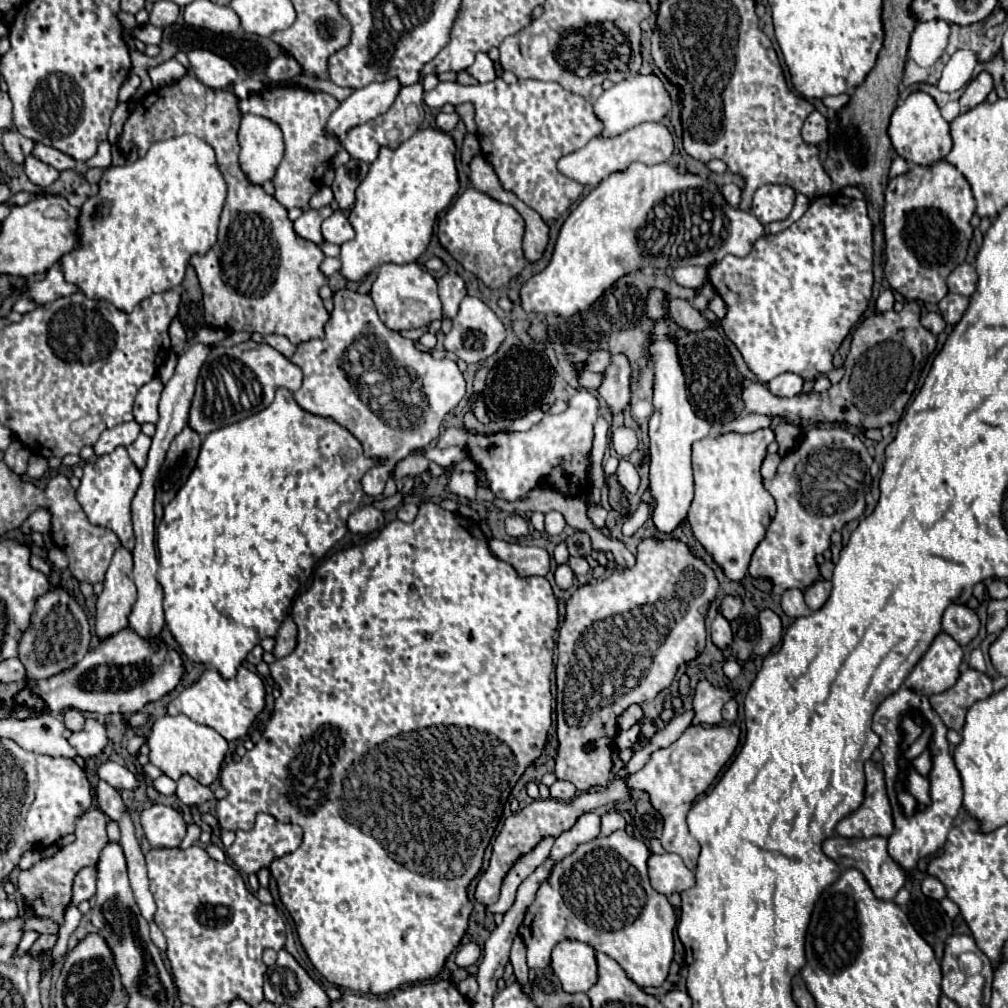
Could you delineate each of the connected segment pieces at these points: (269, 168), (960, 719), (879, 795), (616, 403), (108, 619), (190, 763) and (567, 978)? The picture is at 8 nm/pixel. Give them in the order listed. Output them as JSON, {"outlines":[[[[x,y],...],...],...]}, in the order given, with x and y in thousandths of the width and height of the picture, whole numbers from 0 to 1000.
{"outlines":[[[[239,114],[237,164],[251,184],[271,178],[281,158],[281,132],[257,114]]],[[[959,664],[953,668],[953,672],[943,684],[932,689],[924,689],[922,695],[941,723],[953,725],[957,717],[957,707],[961,705],[961,701],[969,695],[983,691],[983,688],[985,688],[983,672],[977,668]]],[[[858,757],[858,793],[856,797],[830,816],[830,828],[834,830],[882,830],[886,824],[884,799],[878,785],[878,767],[874,757]]],[[[618,350],[606,352],[606,360],[600,366],[600,376],[592,390],[602,398],[608,410],[616,410],[618,404],[624,400],[624,376],[626,376],[624,356]]],[[[118,543],[112,549],[110,561],[106,564],[106,570],[102,576],[102,588],[96,592],[96,610],[94,610],[96,618],[94,618],[94,622],[96,622],[96,630],[100,634],[114,630],[116,626],[126,622],[126,606],[130,606],[130,598],[134,598],[134,578],[132,578],[130,570],[132,570],[132,551],[128,545]]],[[[186,709],[158,711],[152,717],[146,739],[150,743],[150,747],[148,747],[150,757],[156,759],[164,769],[168,769],[170,773],[176,775],[180,769],[186,767],[186,769],[197,773],[197,777],[201,777],[201,779],[209,779],[215,773],[215,769],[219,765],[219,757],[227,743],[227,737],[213,723],[191,717]]],[[[574,934],[553,936],[547,945],[547,961],[555,969],[559,983],[582,983],[592,971],[590,941]]]]}

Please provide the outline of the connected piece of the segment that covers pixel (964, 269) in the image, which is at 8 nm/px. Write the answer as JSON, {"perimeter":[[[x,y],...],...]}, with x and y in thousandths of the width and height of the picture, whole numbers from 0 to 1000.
{"perimeter":[[[961,261],[949,263],[943,273],[939,275],[939,285],[943,291],[951,291],[957,295],[963,295],[969,285],[969,271]]]}

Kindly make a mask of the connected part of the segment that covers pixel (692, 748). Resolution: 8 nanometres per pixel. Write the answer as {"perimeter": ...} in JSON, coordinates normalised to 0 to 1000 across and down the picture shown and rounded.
{"perimeter":[[[709,719],[709,721],[684,721],[680,727],[664,741],[654,743],[646,749],[642,759],[628,767],[622,775],[624,783],[636,783],[642,785],[646,791],[646,799],[656,807],[658,811],[658,828],[656,838],[664,846],[672,846],[682,862],[689,862],[691,850],[693,850],[693,836],[684,828],[682,824],[682,805],[686,803],[686,797],[709,775],[717,759],[725,753],[733,739],[733,721],[731,719]]]}

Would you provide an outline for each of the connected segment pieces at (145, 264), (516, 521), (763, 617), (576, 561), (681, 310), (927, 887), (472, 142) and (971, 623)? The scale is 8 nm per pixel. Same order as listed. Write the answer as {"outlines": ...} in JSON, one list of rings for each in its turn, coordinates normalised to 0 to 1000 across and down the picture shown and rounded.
{"outlines":[[[[180,134],[180,136],[174,136],[174,138],[152,142],[150,148],[146,150],[146,154],[142,158],[136,158],[134,162],[128,162],[128,164],[122,164],[122,166],[108,166],[102,172],[100,180],[98,180],[98,191],[92,193],[92,195],[88,195],[82,201],[80,211],[76,215],[76,223],[78,223],[78,245],[72,247],[72,249],[68,249],[68,251],[64,251],[59,257],[59,263],[61,263],[61,269],[63,269],[64,279],[72,281],[88,297],[104,297],[110,303],[114,303],[118,309],[130,311],[136,301],[140,301],[142,297],[150,295],[152,291],[162,291],[162,289],[168,289],[168,287],[178,285],[180,279],[182,279],[184,265],[186,265],[189,253],[193,253],[193,251],[203,253],[213,243],[213,239],[215,239],[217,213],[219,213],[223,195],[225,195],[225,184],[223,184],[223,178],[221,178],[219,170],[213,166],[213,150],[205,142],[201,142],[193,134]]],[[[505,511],[501,517],[501,525],[507,533],[521,533],[525,529],[525,521],[517,511]]],[[[765,604],[753,606],[753,620],[755,620],[755,632],[747,646],[749,646],[749,650],[761,650],[775,636],[777,620],[775,620],[773,610]]],[[[564,553],[564,563],[570,566],[570,570],[582,570],[584,559],[578,553]]],[[[680,297],[666,299],[666,314],[680,328],[697,328],[701,324],[701,316],[693,313],[693,309],[689,309]]],[[[920,868],[918,874],[914,876],[914,884],[916,884],[918,890],[924,890],[924,892],[928,892],[928,894],[934,894],[934,892],[939,888],[936,876],[934,876],[930,870],[924,870],[924,868]]],[[[463,132],[461,138],[459,138],[459,146],[457,146],[457,160],[463,164],[475,150],[477,150],[477,146],[475,146],[473,136],[467,134],[467,132]]],[[[943,600],[936,608],[936,626],[957,642],[971,626],[971,612],[959,600]]]]}

